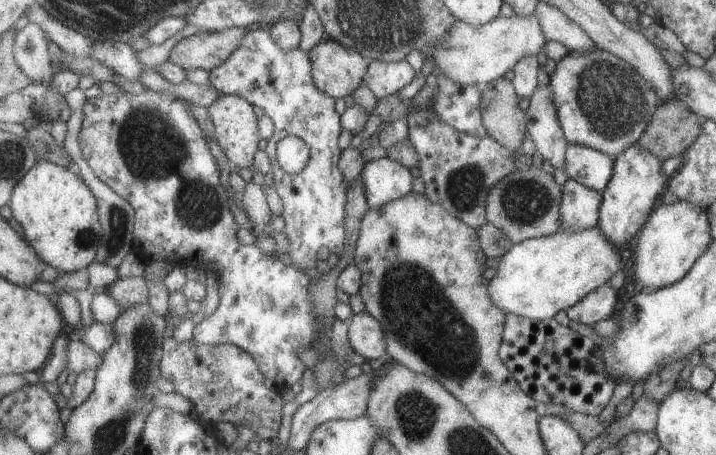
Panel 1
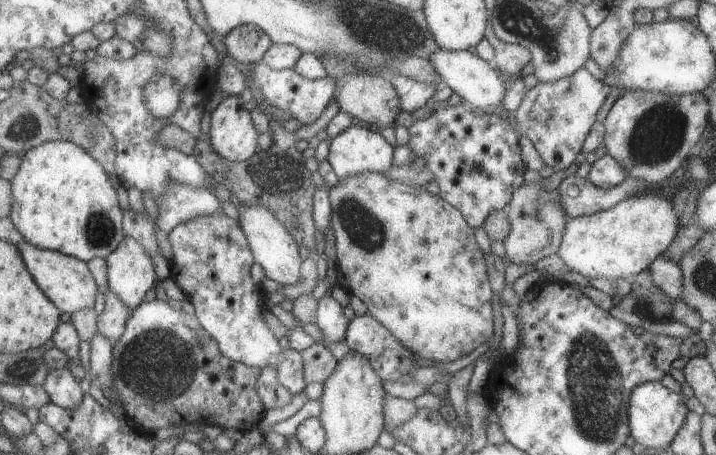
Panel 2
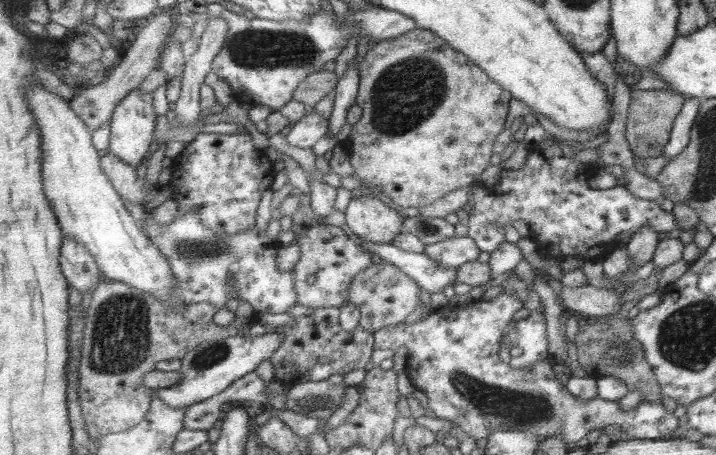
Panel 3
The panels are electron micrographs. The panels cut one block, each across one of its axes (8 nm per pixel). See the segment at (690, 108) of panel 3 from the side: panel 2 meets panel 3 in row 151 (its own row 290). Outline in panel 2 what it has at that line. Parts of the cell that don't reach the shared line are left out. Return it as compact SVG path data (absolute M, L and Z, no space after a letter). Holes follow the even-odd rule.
M657 256L649 266L647 272L653 280L653 284L665 292L670 298L681 299L681 270L673 260L667 260L665 256Z

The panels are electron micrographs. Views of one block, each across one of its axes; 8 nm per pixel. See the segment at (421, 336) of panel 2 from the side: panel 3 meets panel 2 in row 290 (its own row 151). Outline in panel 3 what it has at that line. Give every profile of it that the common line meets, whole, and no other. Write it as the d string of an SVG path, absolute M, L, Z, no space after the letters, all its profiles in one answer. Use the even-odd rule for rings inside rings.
M417 27L410 33L402 34L397 38L373 43L362 61L360 73L358 103L359 106L362 106L364 113L357 124L349 127L344 140L351 156L351 164L355 166L355 172L359 176L359 180L363 180L373 188L377 188L397 205L418 210L431 205L452 191L467 188L479 182L481 172L489 166L489 159L494 151L496 136L503 130L503 122L505 122L505 116L507 116L507 102L512 98L502 86L490 79L482 67L471 62L471 59L468 59L466 55L455 50L450 43L446 43L442 38L439 38L434 31Z

